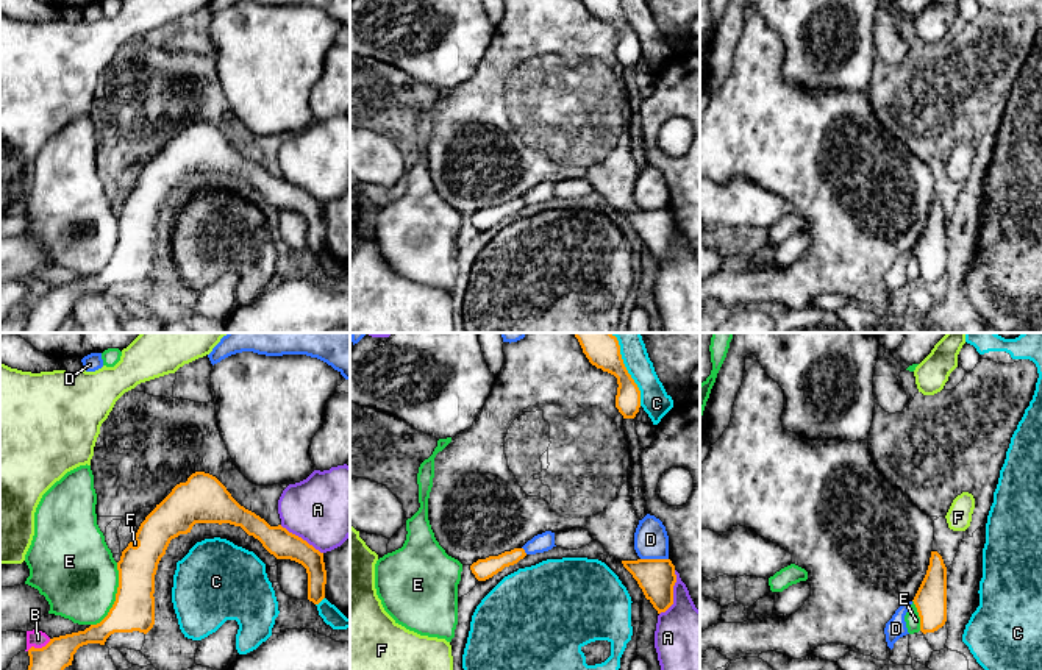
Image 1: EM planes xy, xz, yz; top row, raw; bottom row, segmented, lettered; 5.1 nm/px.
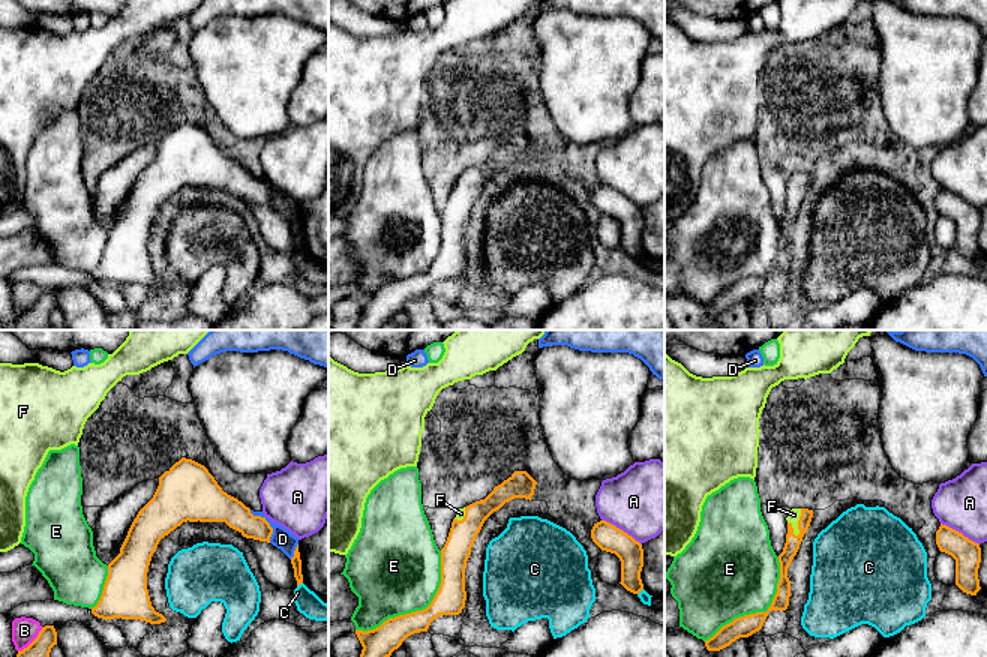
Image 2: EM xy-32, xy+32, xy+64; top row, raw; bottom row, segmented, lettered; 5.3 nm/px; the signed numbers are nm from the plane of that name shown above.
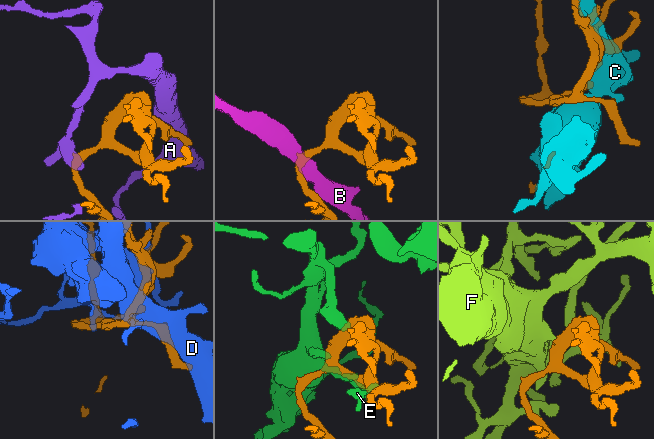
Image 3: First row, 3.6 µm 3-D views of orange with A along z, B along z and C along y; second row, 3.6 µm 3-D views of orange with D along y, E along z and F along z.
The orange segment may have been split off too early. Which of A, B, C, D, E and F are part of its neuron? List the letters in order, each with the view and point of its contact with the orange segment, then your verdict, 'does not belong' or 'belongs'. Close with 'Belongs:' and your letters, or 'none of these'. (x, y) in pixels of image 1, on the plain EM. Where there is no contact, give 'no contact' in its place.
A: xz (672, 244) | does not belong
B: xy (38, 299) | does not belong
C: xz (631, 28) | does not belong
D: xz (655, 210) | does not belong
E: xy (116, 247) | does not belong
F: xy (138, 194) | belongs
Belongs: F

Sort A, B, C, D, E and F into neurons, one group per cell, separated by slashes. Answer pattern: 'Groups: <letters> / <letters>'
Groups: A / B / C / D / E / F

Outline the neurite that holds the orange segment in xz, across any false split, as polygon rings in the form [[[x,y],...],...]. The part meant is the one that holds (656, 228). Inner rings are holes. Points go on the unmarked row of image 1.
[[[637,209],[622,211],[622,214],[658,264],[666,262],[673,255],[676,225],[670,209]]]

